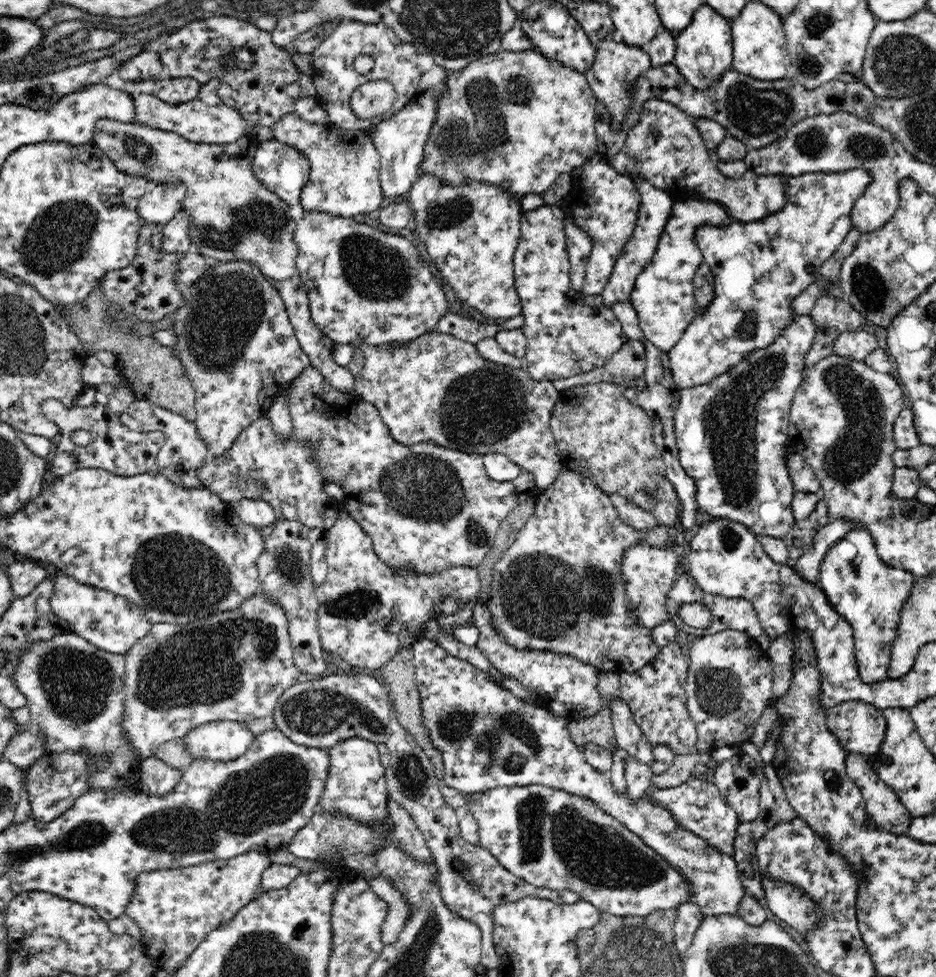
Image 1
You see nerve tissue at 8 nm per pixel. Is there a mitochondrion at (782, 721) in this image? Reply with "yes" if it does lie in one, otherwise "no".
no

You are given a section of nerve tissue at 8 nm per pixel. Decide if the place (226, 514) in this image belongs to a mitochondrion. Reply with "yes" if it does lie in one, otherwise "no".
no

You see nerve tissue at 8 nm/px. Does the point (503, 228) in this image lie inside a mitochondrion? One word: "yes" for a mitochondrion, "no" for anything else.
no

